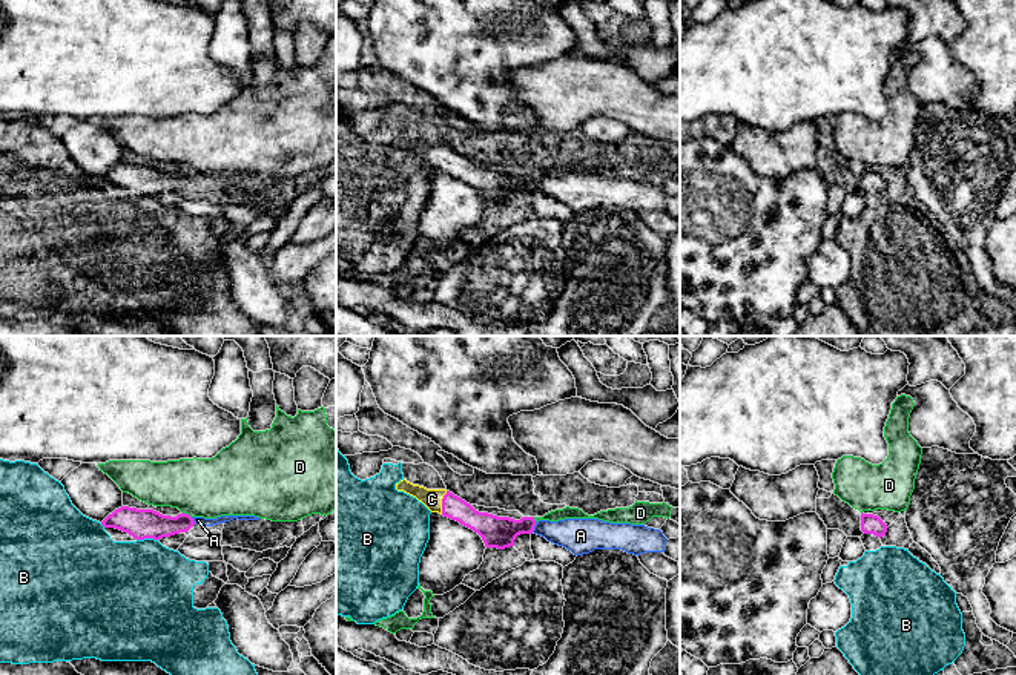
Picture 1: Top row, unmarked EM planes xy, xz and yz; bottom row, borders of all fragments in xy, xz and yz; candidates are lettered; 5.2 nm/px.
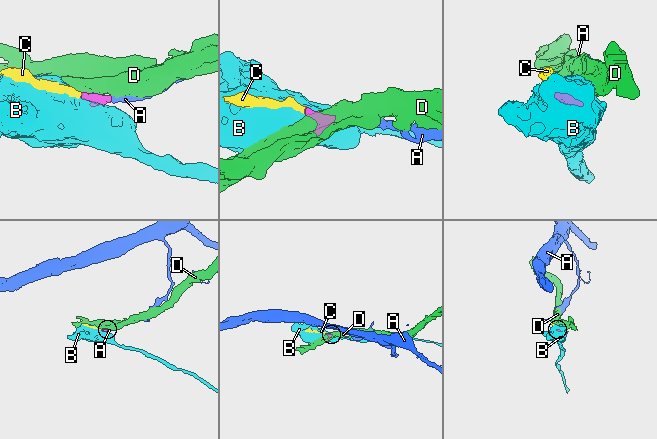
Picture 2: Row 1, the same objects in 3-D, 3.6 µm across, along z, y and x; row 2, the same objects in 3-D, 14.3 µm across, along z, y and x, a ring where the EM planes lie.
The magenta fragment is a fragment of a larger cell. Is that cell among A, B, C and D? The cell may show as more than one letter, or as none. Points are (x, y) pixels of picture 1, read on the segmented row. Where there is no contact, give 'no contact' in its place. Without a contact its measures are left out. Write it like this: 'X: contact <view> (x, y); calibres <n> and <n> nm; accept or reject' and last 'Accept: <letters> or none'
A: contact xz (534, 525); calibres 160 and 190 nm; accept
B: contact xy (146, 537); calibres 160 and 460 nm; reject
C: contact xz (442, 502); calibres 120 and 100 nm; accept
D: contact xy (188, 514); calibres 160 and 320 nm; reject
Accept: A, C

